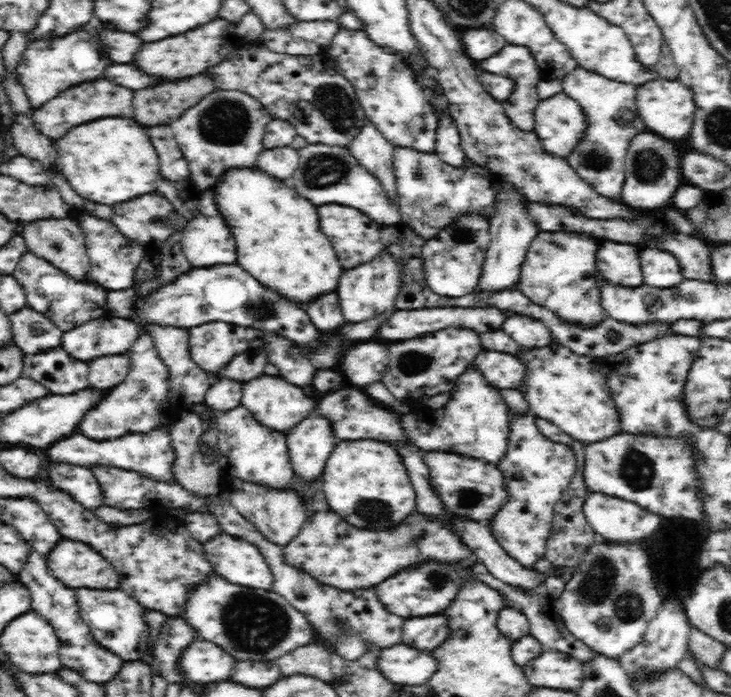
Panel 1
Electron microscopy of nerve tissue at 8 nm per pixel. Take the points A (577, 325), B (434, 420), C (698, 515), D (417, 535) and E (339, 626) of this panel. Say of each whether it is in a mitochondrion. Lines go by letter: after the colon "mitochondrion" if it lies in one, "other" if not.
A: other
B: other
C: other
D: mitochondrion
E: mitochondrion

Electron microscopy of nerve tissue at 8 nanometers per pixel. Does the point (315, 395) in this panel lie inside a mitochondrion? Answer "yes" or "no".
no

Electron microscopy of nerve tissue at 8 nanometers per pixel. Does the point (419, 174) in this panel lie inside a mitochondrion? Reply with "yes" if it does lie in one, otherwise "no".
yes

